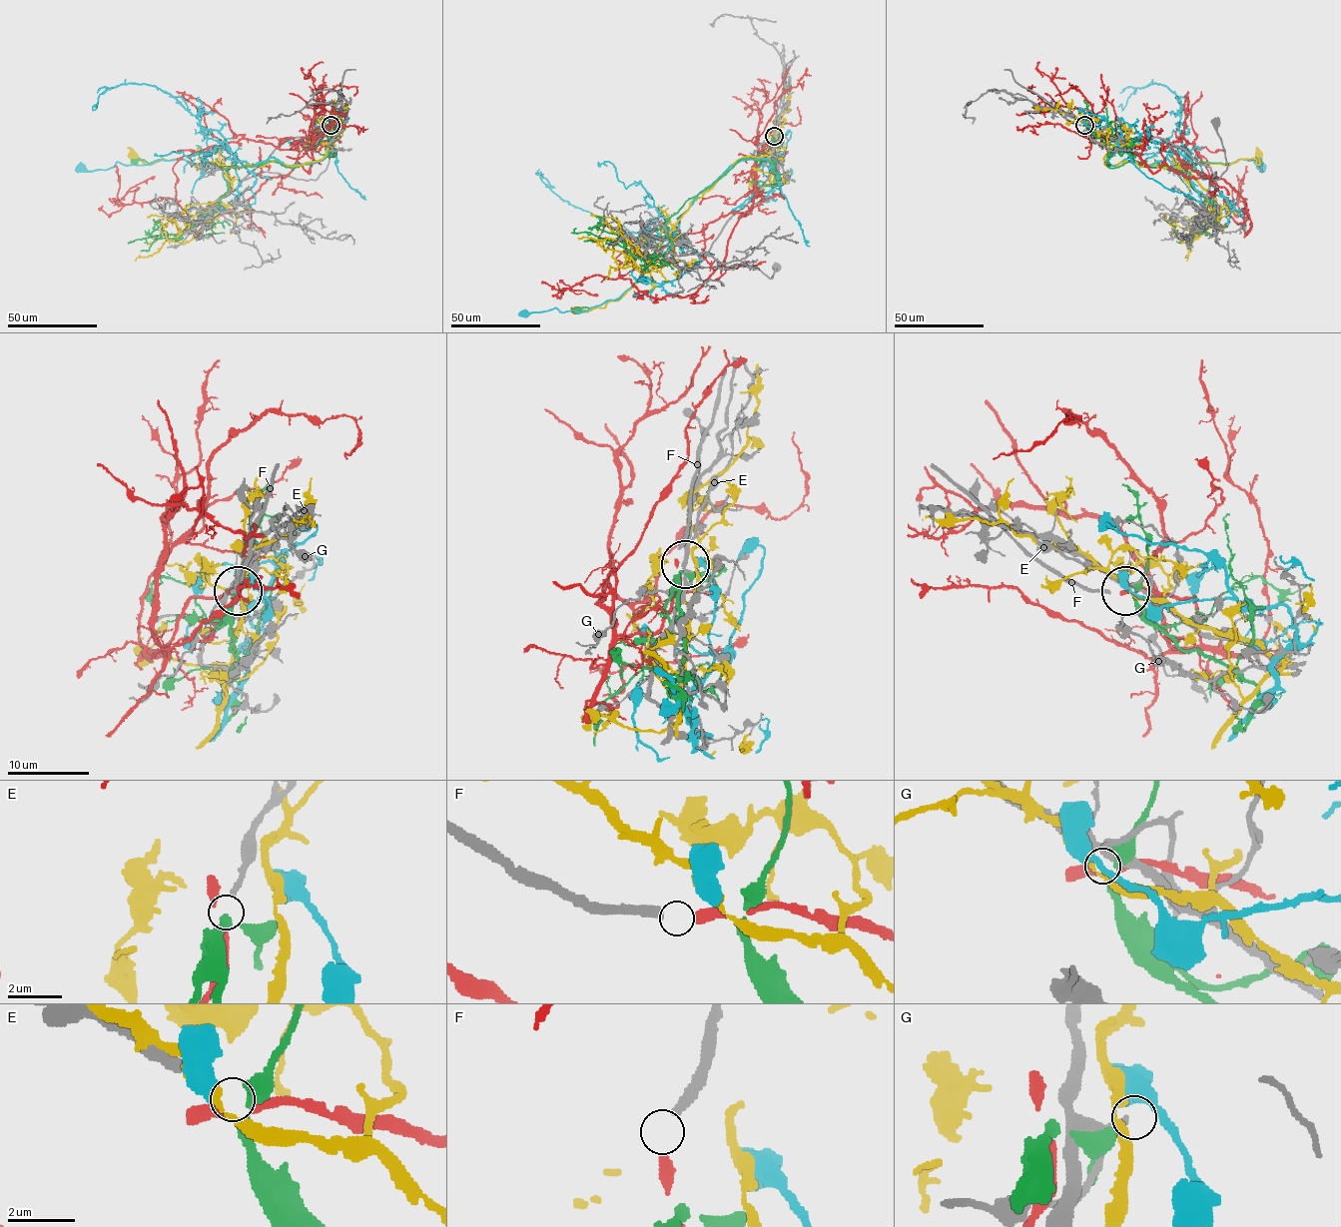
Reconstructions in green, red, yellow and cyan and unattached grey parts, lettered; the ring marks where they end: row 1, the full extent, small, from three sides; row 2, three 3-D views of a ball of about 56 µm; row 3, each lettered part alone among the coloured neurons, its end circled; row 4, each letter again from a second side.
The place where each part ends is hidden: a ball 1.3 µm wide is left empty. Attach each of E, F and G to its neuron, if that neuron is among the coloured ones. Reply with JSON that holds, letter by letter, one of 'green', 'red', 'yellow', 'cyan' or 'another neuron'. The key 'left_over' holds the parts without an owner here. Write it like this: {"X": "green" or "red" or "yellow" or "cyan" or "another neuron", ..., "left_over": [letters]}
{"E": "green", "F": "red", "G": "another neuron", "left_over": ["G"]}

